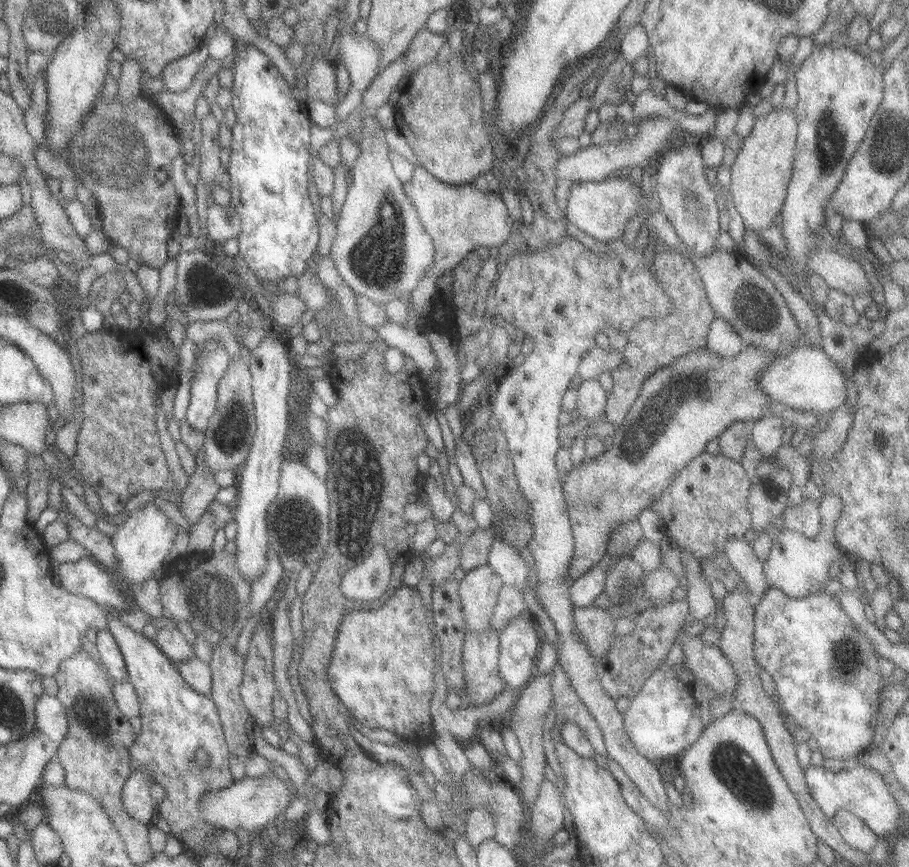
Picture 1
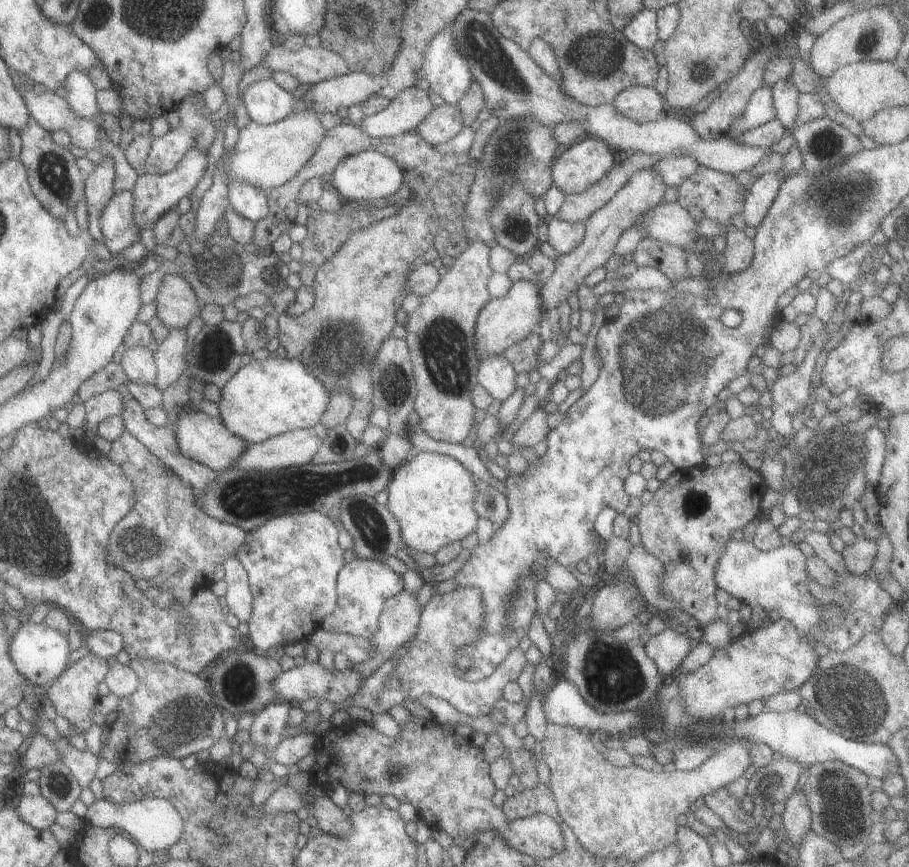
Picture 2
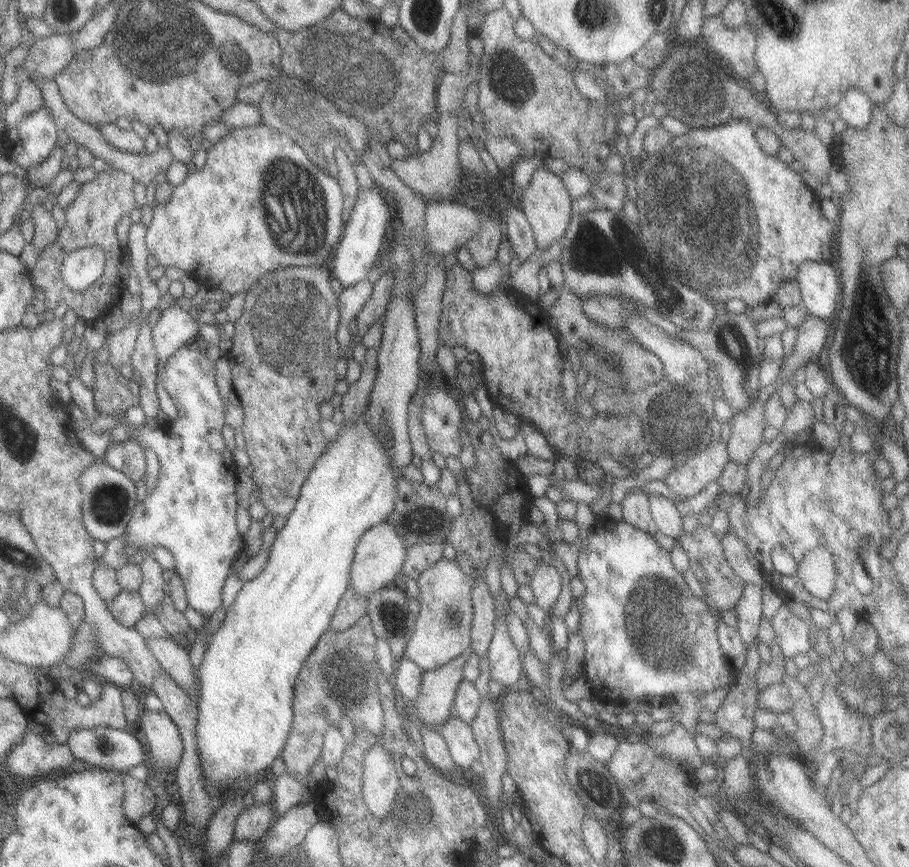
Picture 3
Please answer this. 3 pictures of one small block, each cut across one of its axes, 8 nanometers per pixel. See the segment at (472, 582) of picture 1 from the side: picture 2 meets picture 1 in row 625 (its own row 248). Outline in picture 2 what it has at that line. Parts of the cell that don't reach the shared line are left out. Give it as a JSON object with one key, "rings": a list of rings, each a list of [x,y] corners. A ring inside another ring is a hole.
{"rings":[[[471,242],[465,250],[456,256],[453,263],[441,275],[437,286],[431,292],[420,295],[417,308],[406,314],[404,341],[409,350],[412,364],[413,382],[415,385],[413,410],[419,416],[419,429],[435,441],[461,443],[471,436],[473,414],[476,408],[471,404],[470,392],[476,384],[475,371],[478,363],[473,346],[473,326],[479,310],[490,299],[486,282],[491,272],[488,263],[490,248],[483,242]]]}

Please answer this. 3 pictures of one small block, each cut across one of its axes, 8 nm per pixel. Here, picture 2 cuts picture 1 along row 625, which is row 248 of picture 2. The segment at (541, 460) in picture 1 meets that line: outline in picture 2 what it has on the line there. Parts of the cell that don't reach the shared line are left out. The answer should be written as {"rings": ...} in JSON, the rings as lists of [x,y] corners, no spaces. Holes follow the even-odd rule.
{"rings":[[[548,215],[545,222],[547,224],[545,238],[549,246],[559,254],[573,250],[579,241],[584,239],[584,221],[570,223],[557,220],[554,215]]]}

